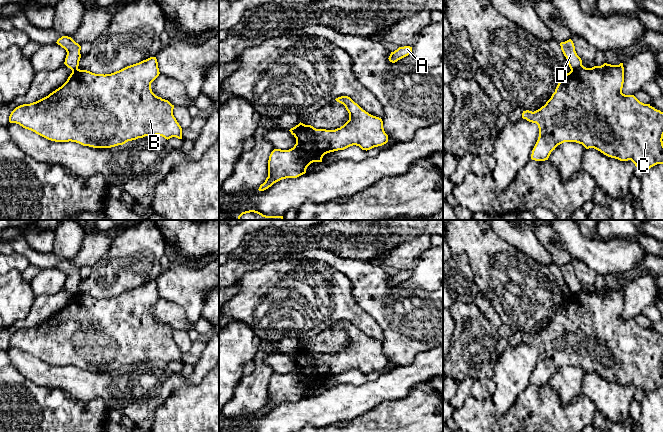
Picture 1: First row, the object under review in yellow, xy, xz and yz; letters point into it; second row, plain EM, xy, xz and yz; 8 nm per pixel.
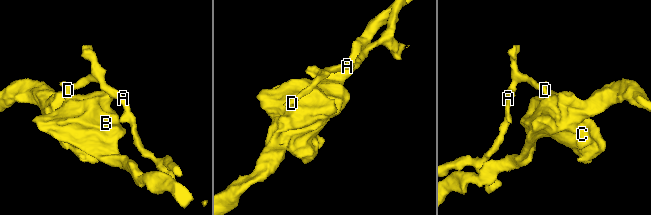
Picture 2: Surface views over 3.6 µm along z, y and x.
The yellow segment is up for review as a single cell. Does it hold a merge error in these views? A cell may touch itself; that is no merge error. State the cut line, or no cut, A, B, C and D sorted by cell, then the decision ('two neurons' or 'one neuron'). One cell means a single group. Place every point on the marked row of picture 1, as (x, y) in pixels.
yz (582, 65), (579, 69), (571, 70) | A D / B C | two neurons

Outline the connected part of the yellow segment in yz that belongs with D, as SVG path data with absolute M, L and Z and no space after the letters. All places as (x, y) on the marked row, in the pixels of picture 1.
M571 39L560 43L561 50L567 59L571 70L580 70L582 68L582 60L575 51L574 43Z

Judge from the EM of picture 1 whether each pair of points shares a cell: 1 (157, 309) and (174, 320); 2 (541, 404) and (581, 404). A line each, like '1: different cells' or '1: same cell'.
1: same cell
2: same cell

